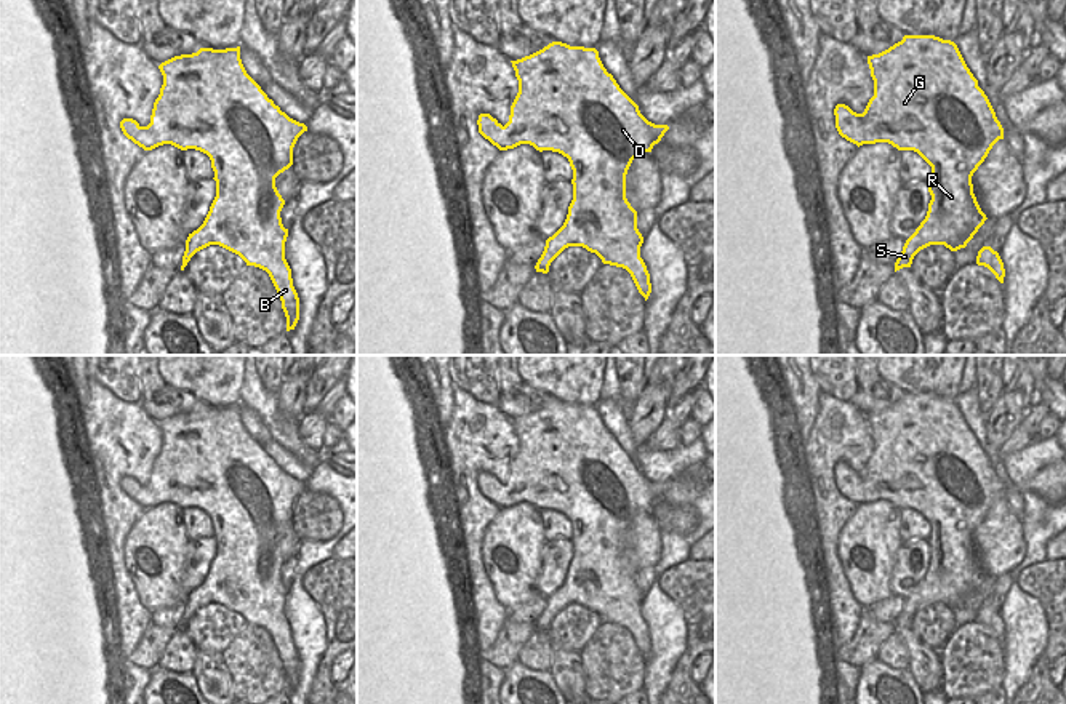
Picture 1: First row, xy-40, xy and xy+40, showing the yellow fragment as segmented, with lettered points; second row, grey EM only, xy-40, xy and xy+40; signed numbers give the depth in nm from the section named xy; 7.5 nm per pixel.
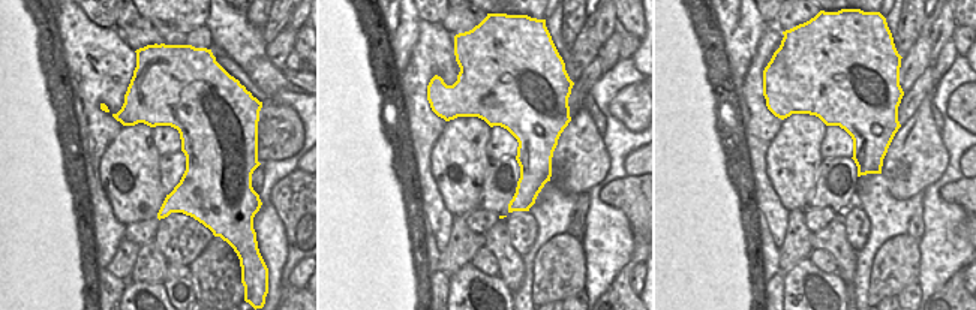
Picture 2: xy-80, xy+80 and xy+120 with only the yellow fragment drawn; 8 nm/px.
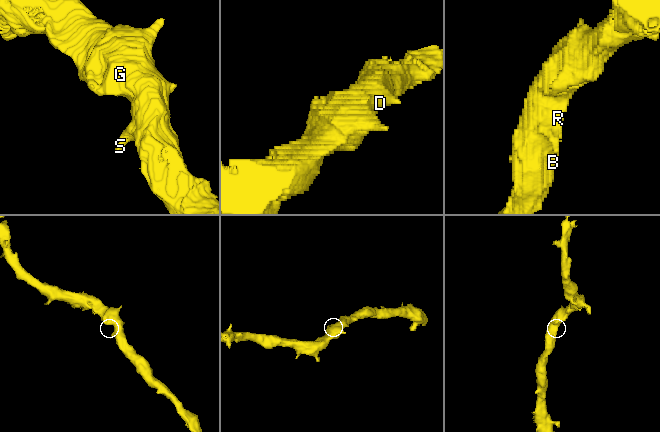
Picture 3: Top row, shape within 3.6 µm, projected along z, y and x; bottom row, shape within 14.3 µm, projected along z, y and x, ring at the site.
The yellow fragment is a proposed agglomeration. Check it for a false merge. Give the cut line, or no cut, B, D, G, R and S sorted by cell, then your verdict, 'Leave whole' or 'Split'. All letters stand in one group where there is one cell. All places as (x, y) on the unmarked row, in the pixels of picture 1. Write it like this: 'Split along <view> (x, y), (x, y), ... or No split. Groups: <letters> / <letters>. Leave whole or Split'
No split. Groups: B D G R S. Leave whole.

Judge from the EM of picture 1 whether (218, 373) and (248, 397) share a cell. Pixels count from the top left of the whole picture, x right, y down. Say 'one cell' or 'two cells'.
two cells

